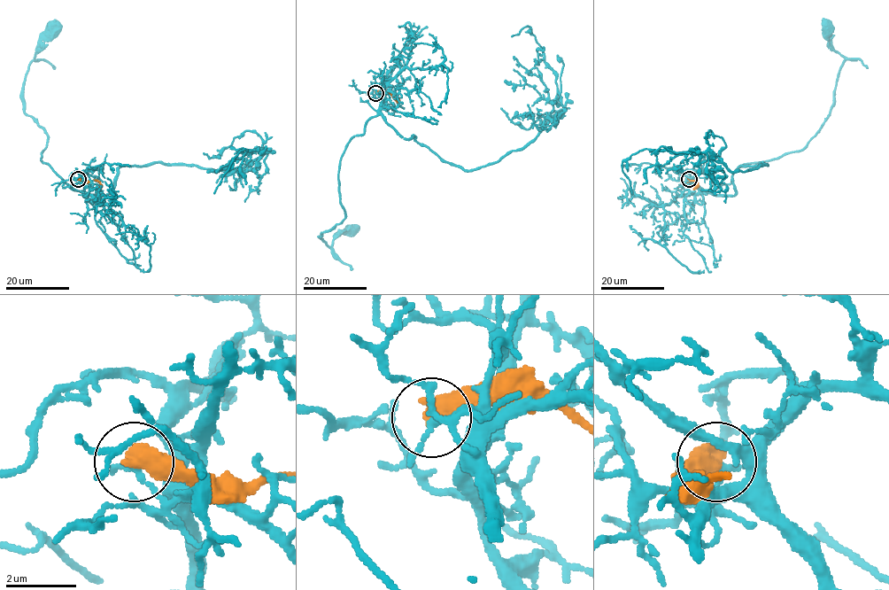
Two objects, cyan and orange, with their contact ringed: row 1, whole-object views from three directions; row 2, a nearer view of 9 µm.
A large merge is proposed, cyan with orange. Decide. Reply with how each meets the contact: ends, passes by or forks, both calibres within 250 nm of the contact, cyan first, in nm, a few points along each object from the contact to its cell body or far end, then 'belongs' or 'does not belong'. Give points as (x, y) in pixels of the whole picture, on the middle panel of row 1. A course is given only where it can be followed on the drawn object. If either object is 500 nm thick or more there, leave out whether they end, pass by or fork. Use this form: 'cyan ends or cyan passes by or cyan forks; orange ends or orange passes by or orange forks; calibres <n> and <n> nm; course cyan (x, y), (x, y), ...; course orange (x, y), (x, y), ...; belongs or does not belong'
calibres 130 and 600 nm; course cyan (375, 93), (379, 112), (340, 160), (344, 218), (320, 236), (330, 247), (337, 231), (351, 229); course orange (375, 93), (387, 91), (397, 100), (396, 97); does not belong

